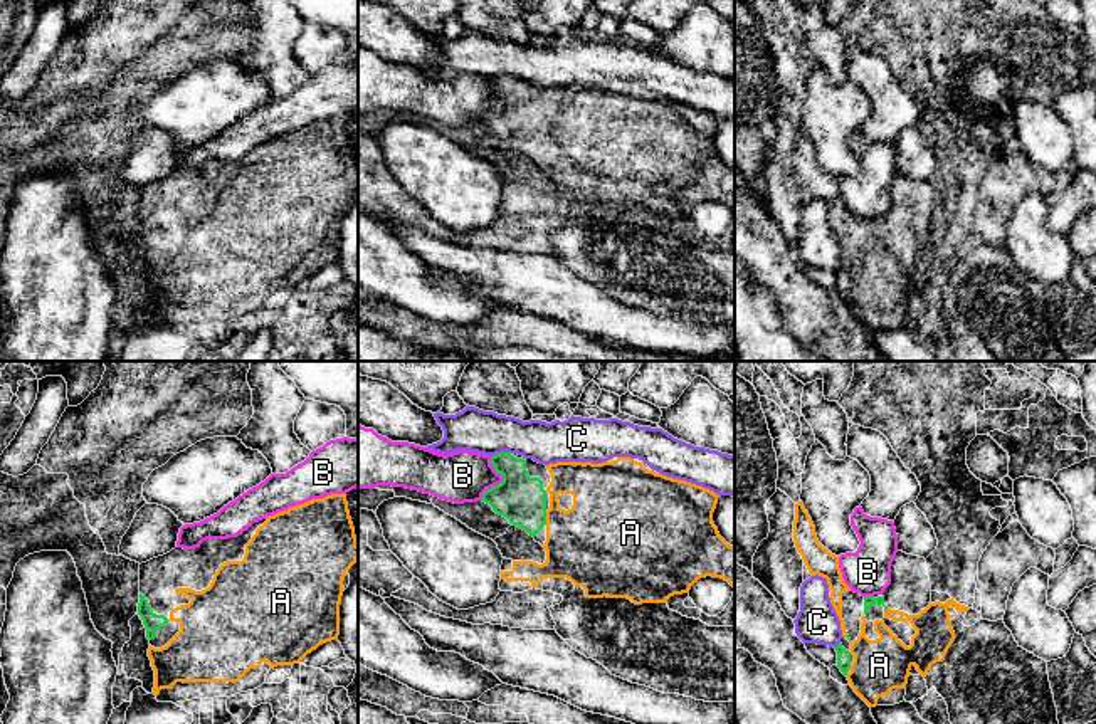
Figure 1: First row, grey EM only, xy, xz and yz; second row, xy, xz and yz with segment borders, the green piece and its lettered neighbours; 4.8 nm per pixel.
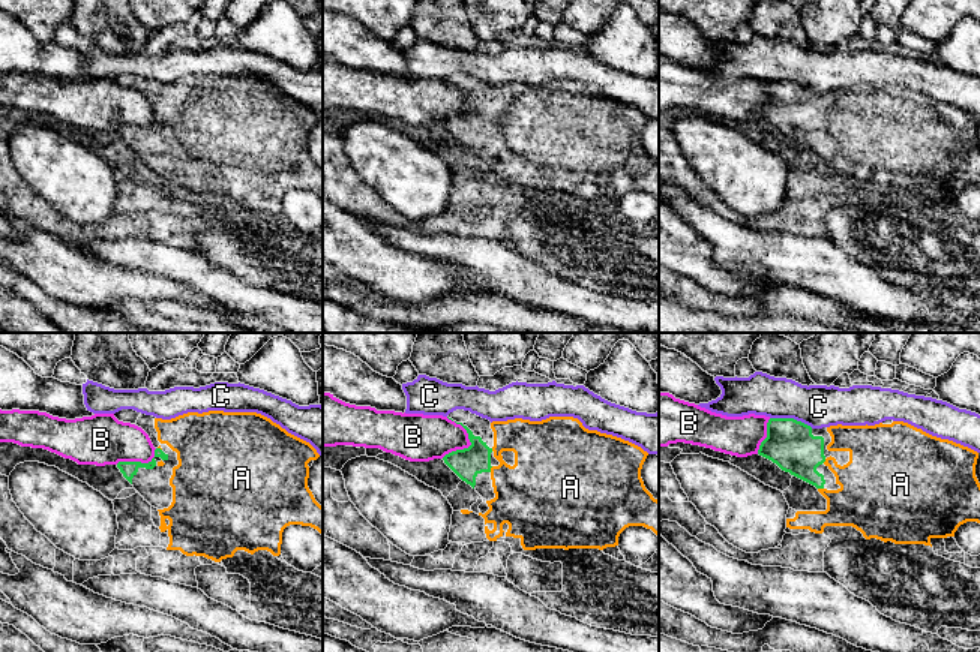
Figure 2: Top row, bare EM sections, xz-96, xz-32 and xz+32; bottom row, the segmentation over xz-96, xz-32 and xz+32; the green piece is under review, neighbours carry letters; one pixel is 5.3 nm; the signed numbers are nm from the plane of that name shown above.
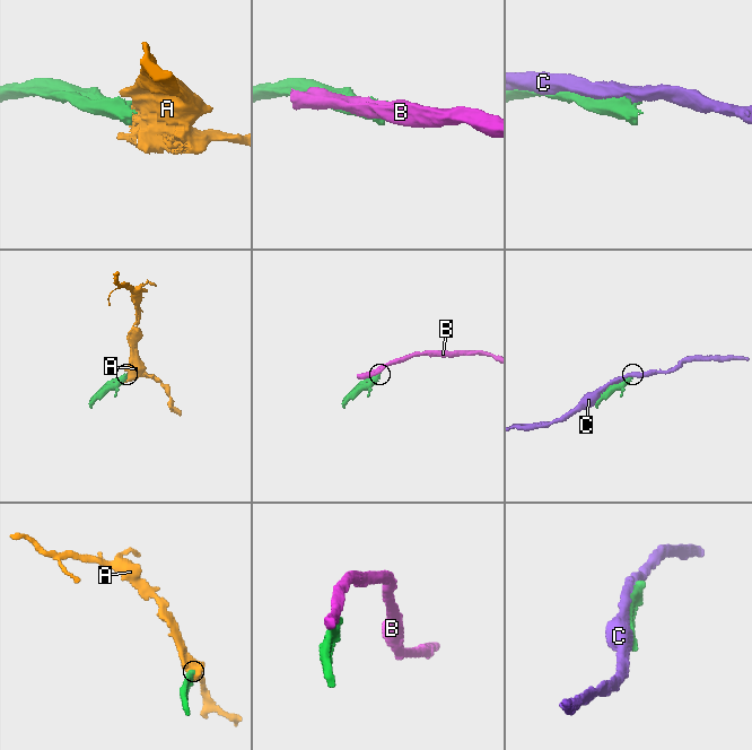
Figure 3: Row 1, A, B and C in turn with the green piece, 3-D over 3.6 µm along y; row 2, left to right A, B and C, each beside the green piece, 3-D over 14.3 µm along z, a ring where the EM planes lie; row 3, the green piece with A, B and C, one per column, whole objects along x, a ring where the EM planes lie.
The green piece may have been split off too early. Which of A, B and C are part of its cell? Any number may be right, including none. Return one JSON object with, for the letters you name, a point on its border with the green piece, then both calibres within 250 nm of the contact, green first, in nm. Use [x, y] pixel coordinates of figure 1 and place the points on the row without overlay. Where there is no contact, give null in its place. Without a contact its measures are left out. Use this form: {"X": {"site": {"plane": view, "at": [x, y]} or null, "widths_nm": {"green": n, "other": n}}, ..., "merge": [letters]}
{"A": {"site": {"plane": "xz", "at": [545, 141]}, "widths_nm": {"green": 240, "other": 380}}, "merge": ["A"]}

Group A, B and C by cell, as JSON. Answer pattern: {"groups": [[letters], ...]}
{"groups": [["A"], ["B"], ["C"]]}

